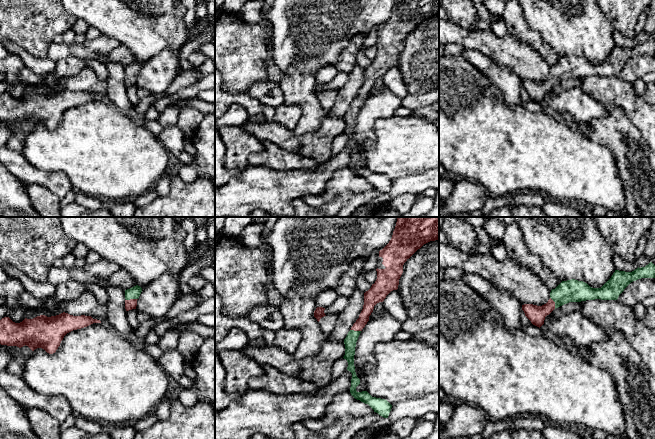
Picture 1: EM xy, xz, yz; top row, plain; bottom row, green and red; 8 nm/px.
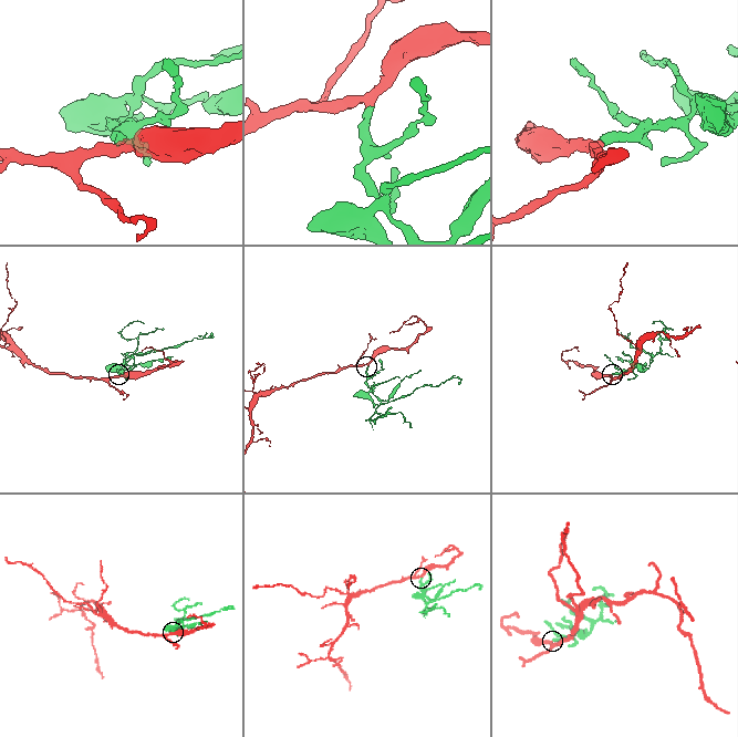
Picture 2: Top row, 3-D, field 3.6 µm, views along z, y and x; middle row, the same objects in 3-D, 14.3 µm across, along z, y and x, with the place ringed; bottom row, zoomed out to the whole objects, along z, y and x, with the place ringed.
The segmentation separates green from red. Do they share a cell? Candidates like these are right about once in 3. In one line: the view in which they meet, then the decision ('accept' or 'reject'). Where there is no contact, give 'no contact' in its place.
xy | accept

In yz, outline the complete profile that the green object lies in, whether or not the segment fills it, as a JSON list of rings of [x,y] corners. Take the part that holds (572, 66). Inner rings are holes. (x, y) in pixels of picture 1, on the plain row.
[[[652,38],[632,48],[615,46],[601,64],[592,64],[587,59],[575,55],[562,57],[551,66],[550,75],[546,80],[542,82],[524,80],[522,86],[531,99],[540,104],[545,93],[564,80],[595,75],[617,76],[631,58],[641,54],[655,54],[655,41]]]

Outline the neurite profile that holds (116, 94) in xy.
[[[109,62],[106,67],[109,77],[106,81],[107,91],[105,99],[120,111],[124,111],[132,106],[125,85],[125,65]]]

